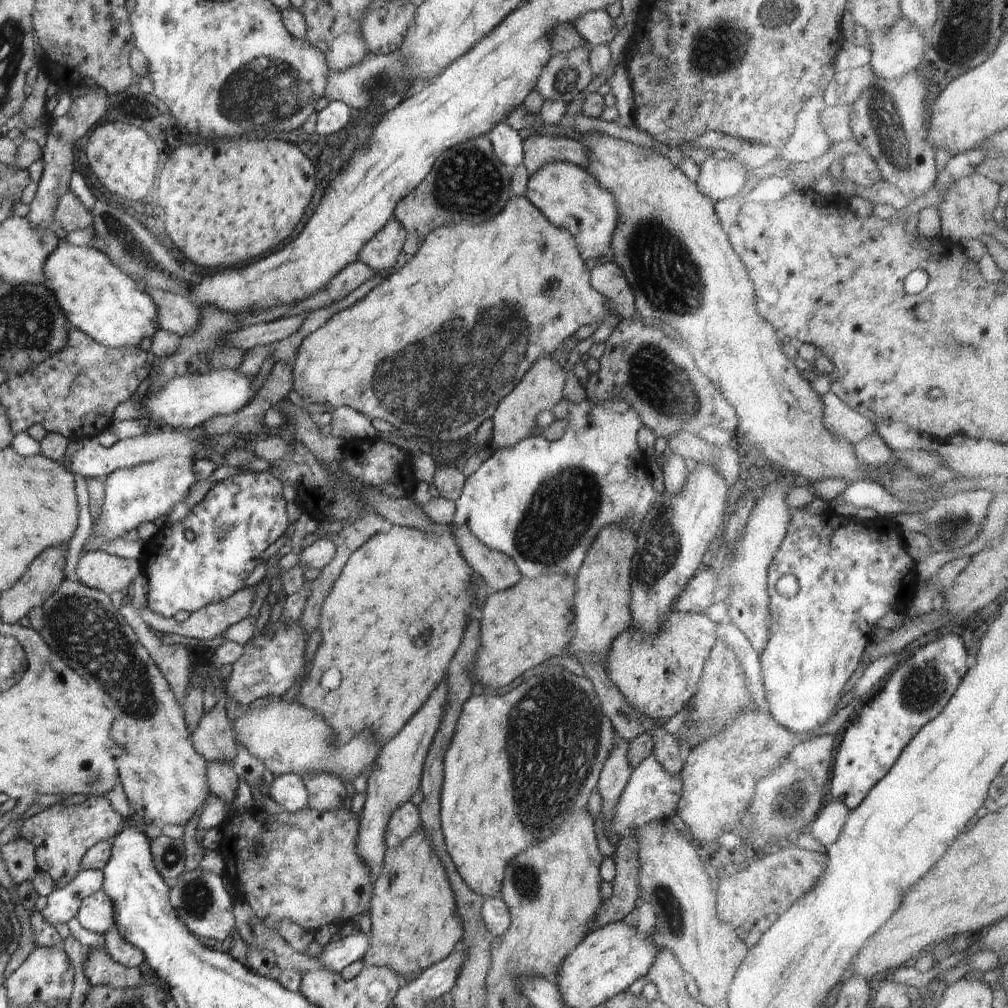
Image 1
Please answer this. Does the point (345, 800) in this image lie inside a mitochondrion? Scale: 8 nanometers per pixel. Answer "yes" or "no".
no

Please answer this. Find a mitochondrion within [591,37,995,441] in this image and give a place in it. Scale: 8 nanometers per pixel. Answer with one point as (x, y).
(669, 278)

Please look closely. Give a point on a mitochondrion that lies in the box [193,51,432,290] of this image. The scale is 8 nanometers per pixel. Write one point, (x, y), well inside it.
(265, 92)

